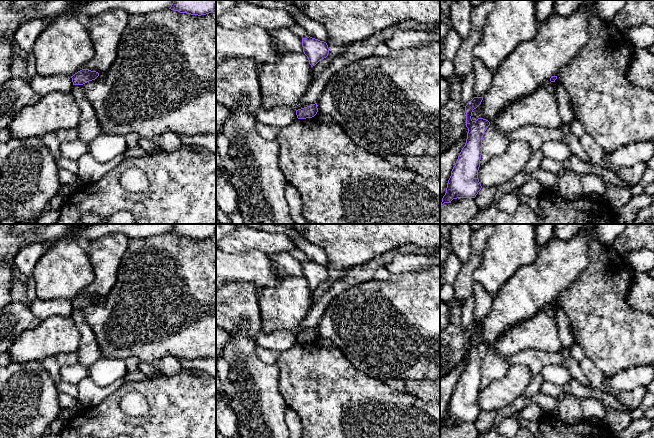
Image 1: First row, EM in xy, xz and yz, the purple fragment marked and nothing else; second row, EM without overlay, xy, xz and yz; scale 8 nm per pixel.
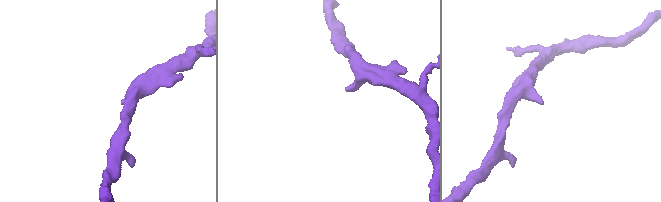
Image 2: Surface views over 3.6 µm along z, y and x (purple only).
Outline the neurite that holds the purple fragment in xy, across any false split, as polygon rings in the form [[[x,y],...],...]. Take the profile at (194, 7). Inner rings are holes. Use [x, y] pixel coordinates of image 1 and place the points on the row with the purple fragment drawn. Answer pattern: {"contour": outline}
{"contour": [[[173,0],[169,9],[201,16],[216,10],[216,0]]]}

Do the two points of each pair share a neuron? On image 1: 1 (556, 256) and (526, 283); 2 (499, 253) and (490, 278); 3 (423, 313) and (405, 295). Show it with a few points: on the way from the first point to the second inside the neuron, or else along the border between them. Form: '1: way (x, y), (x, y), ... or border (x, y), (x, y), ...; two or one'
1: way (552, 265), (535, 282); one
2: way (499, 259), (499, 264), (494, 272); one
3: way (419, 309), (409, 299); one

